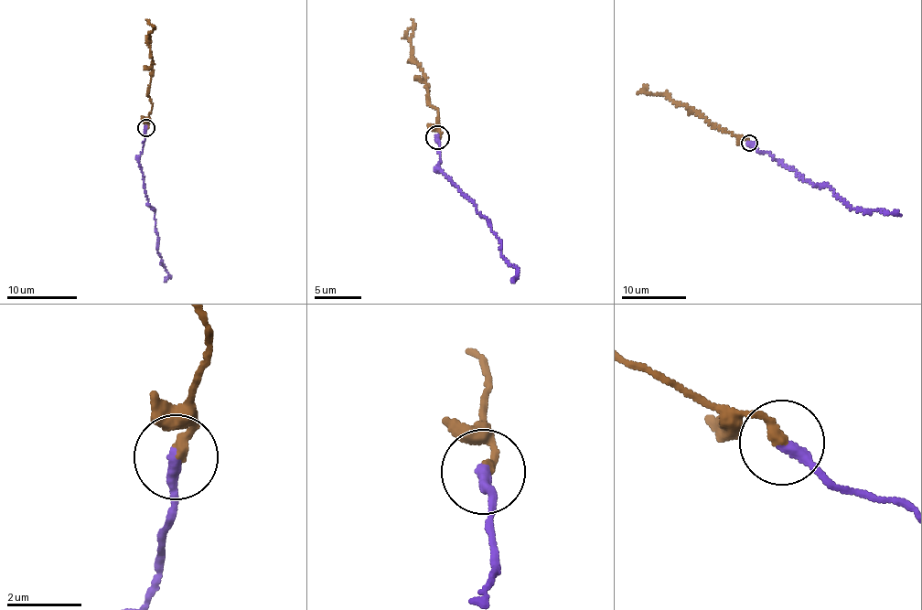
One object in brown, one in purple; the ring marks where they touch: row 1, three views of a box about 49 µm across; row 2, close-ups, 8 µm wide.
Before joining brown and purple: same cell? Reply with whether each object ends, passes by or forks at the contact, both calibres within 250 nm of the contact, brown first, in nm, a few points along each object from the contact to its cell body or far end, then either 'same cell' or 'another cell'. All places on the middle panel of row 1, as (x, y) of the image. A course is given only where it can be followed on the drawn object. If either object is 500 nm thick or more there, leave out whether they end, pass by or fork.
brown ends; purple ends; calibres 280 and 320 nm; course brown (438, 136), (438, 109), (430, 104), (425, 75), (411, 55), (412, 31), (410, 28), (402, 37); course purple (438, 136), (440, 171), (491, 226), (498, 239), (501, 256), (516, 269), (516, 279), (512, 283); another cell

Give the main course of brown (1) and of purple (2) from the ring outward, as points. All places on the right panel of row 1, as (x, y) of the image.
1: (748, 143), (664, 95), (645, 92), (641, 90), (646, 86)
2: (748, 143), (760, 151), (771, 154), (809, 182), (827, 186), (852, 208), (863, 211), (884, 209), (900, 216)

